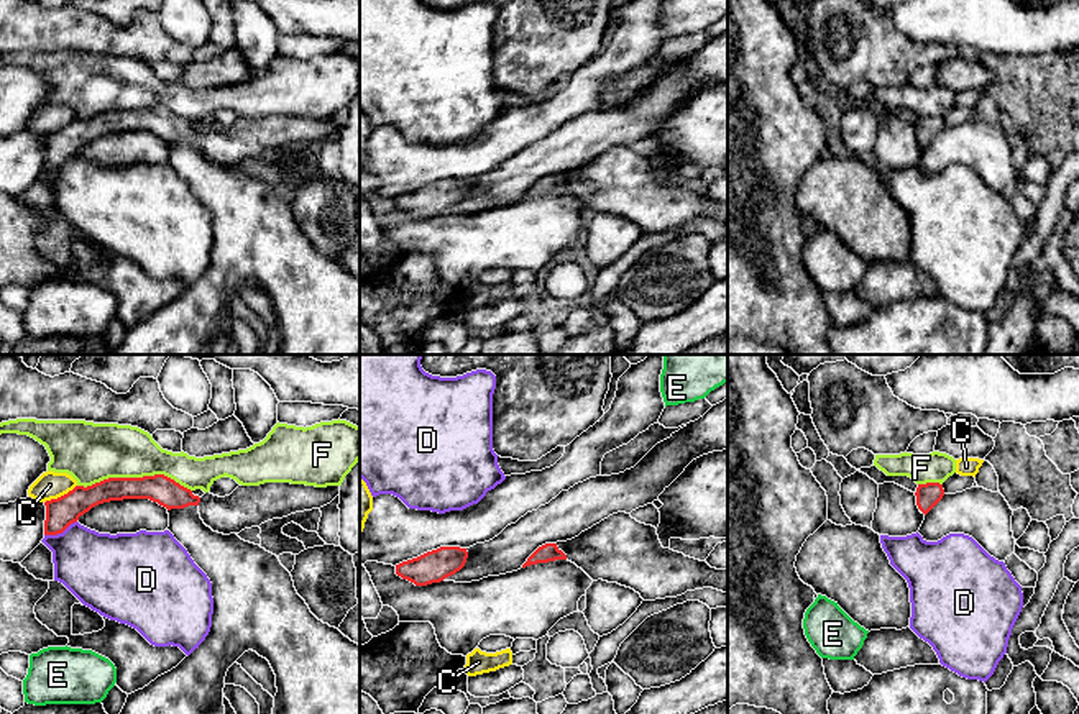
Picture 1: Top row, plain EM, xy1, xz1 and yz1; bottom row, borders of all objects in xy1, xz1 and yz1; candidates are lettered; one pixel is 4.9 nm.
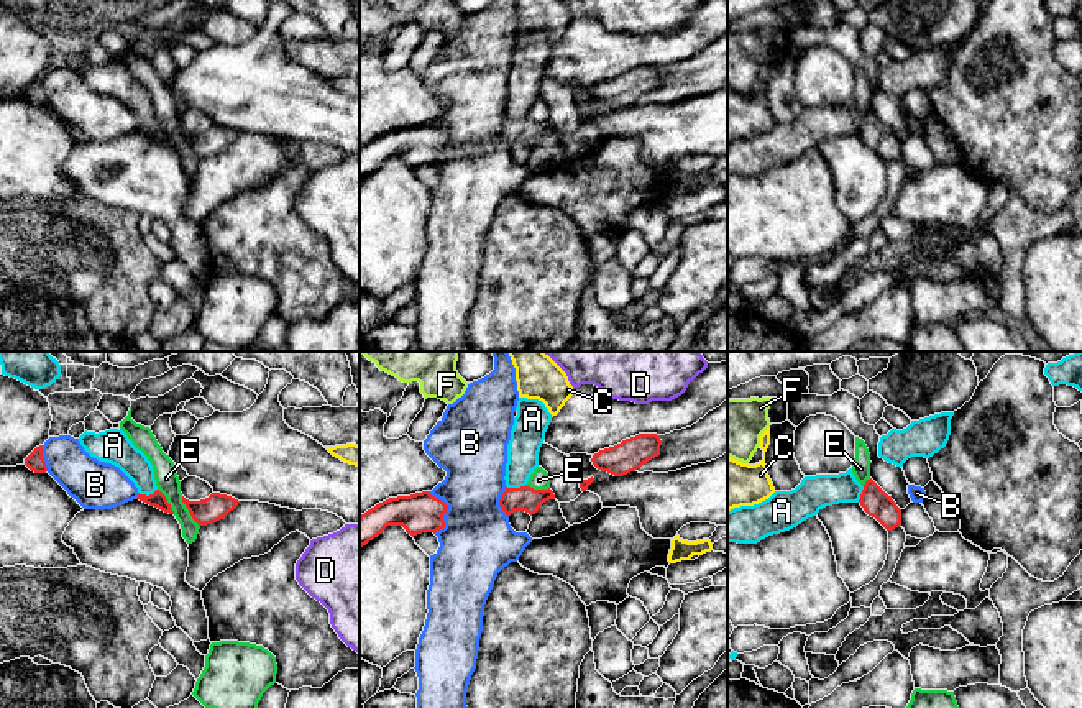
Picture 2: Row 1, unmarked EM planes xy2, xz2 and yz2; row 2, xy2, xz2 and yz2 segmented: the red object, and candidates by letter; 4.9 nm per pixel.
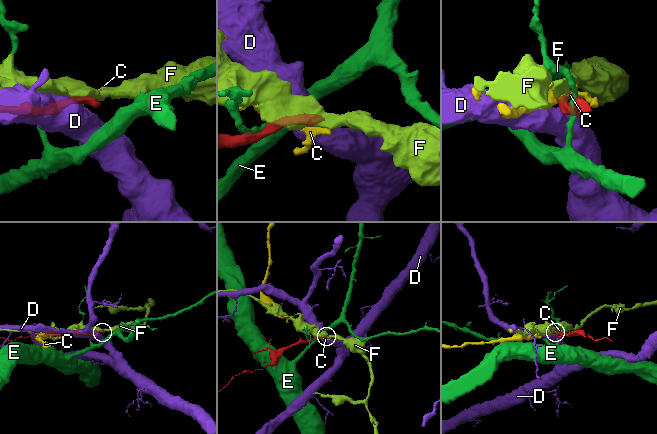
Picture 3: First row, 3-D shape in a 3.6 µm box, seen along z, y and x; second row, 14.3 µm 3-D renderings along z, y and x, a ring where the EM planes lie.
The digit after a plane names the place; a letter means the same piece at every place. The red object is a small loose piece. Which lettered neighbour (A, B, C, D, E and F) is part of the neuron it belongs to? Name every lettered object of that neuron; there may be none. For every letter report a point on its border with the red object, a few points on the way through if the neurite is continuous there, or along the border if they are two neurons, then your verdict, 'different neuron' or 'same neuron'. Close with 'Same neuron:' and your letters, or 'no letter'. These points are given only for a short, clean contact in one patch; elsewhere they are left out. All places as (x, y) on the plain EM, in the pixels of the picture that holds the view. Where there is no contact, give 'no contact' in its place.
A: meets red in xz2 at (516, 120); border along xz2 (526, 115), (508, 120); different neuron
B: meets red in xz2 at (445, 143); different neuron
C: meets red in xy1 at (61, 128); different neuron
D: meets red in xy1 at (59, 164); border along xy1 (76, 153), (61, 164), (45, 168); different neuron
E: meets red in xy2 at (189, 143); border along xy2 (181, 128), (191, 150), (199, 158); different neuron
F: meets red in xy1 at (135, 110); different neuron
Same neuron: no letter

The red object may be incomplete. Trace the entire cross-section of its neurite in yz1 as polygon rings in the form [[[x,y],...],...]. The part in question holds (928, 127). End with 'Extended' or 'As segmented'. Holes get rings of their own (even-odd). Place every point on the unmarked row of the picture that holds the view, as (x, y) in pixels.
[[[926,115],[916,120],[916,138],[926,148],[944,128],[943,117]]]. As segmented

